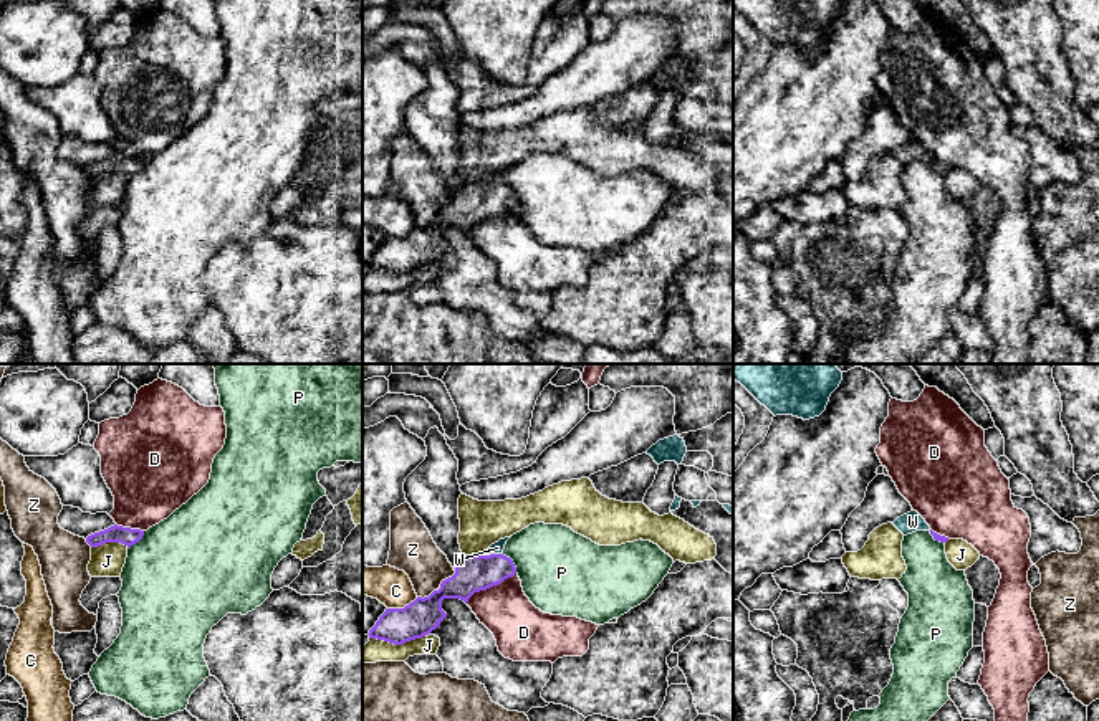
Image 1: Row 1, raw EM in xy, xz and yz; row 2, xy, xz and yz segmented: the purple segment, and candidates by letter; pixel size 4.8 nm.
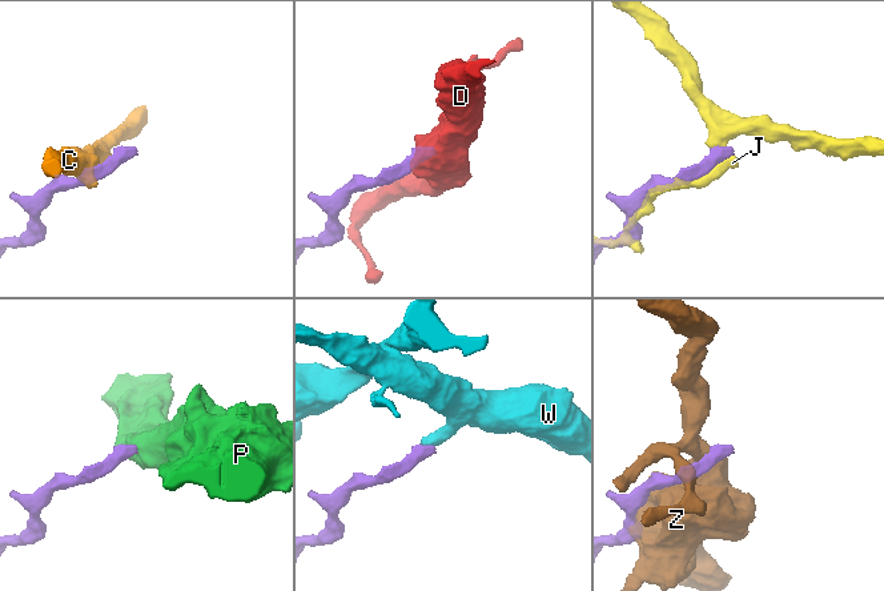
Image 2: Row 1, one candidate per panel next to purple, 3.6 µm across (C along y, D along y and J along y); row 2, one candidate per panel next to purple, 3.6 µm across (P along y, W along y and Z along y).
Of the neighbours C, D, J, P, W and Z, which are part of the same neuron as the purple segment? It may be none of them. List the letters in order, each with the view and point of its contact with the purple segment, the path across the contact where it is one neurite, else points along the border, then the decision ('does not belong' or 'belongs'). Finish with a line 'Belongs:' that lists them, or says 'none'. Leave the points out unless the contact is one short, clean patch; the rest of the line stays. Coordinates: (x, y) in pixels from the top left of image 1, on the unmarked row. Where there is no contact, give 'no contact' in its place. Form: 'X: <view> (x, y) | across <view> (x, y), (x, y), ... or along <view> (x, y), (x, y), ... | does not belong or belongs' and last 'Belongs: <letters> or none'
C: xz (404, 237) | along xz (417, 227), (403, 237), (388, 238) | does not belong
D: xz (490, 215) | along xz (515, 202), (497, 214), (477, 220), (465, 232) | does not belong
J: xz (396, 273) | does not belong
P: xz (512, 192) | along xz (502, 182), (512, 190), (517, 202) | does not belong
W: xz (497, 184) | across xz (472, 204), (479, 202), (497, 184), (497, 177) | belongs
Z: xz (449, 207) | does not belong
Belongs: W

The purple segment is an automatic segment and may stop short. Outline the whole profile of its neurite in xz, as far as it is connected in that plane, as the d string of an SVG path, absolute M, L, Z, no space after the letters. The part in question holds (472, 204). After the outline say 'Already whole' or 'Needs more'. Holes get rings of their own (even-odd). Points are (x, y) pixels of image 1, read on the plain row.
M508 169L492 174L488 177L490 185L465 185L457 193L455 203L442 210L440 218L429 227L417 227L404 238L386 238L369 260L369 268L394 275L422 268L447 246L442 240L444 228L460 228L467 233L475 222L487 220L513 207L516 197L510 187L502 184Z. Needs more

